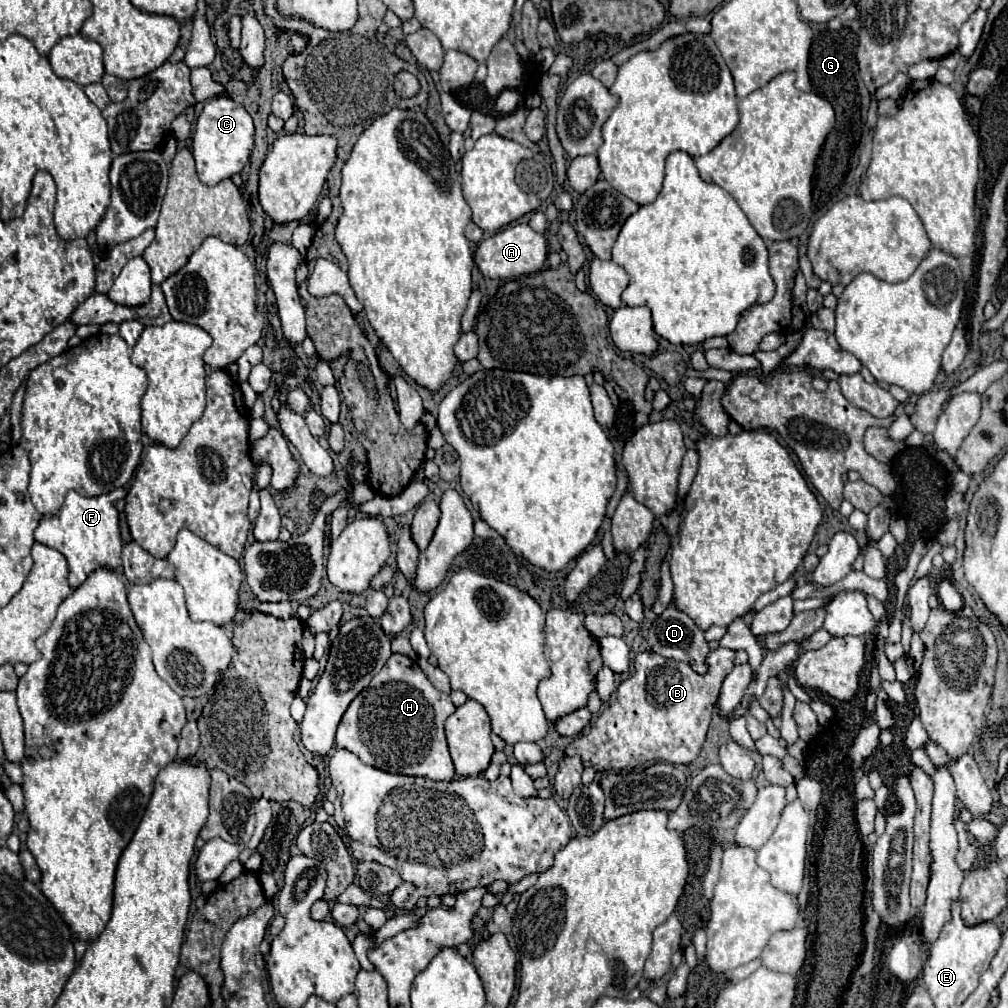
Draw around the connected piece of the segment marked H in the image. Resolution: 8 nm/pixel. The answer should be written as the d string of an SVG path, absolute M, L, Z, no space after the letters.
M392 655L346 709L336 731L336 743L370 767L450 783L454 765L444 737L444 721L454 711L450 695L438 691L416 661L406 655Z

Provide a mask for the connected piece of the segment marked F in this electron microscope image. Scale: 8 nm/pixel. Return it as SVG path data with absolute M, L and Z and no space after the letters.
M122 487L100 497L82 497L76 491L68 491L60 513L52 517L44 517L38 529L34 531L34 539L38 543L52 547L66 557L70 567L68 583L72 589L80 587L92 571L102 567L122 573L122 561L120 561L122 539L118 531L116 501L123 499L126 493L127 491Z

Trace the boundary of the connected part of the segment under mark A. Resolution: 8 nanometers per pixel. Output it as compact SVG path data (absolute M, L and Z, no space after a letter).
M516 223L516 225L508 225L508 227L500 229L498 233L494 233L488 239L482 239L478 243L478 249L474 251L474 261L484 277L516 279L520 275L540 271L546 261L546 255L548 255L548 249L546 249L544 235L536 233L528 223Z

